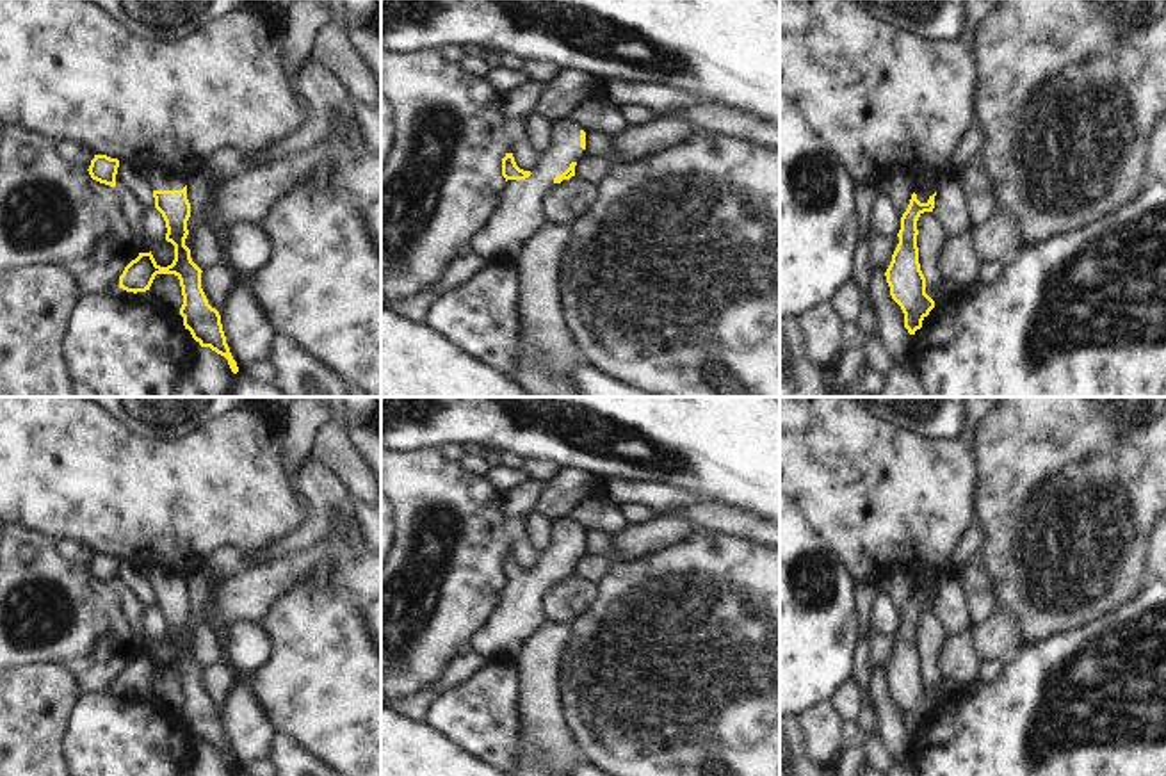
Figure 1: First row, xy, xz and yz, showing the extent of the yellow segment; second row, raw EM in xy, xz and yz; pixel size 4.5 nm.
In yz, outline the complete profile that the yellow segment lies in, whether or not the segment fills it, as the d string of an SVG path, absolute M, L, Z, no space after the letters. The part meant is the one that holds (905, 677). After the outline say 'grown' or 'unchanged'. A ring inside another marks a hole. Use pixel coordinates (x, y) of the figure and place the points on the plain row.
M936 591L926 602L920 602L917 593L911 593L910 603L901 616L899 643L885 671L890 694L901 705L904 726L910 733L922 726L922 719L935 707L935 699L926 692L926 676L920 669L917 646L917 619L924 610L933 610L935 594Z; unchanged

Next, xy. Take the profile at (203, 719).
M164 566L144 568L144 573L153 589L155 607L166 619L166 639L174 644L174 659L167 666L160 666L151 650L139 651L119 675L119 687L134 692L146 691L157 673L174 673L180 678L183 694L180 714L185 728L201 746L210 746L224 755L231 771L237 772L239 765L226 742L221 714L208 703L201 687L203 669L192 660L190 648L185 644L187 619L190 616L185 577Z; grown

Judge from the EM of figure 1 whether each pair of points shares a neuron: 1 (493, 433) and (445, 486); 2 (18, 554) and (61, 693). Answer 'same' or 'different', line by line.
1: different
2: different

